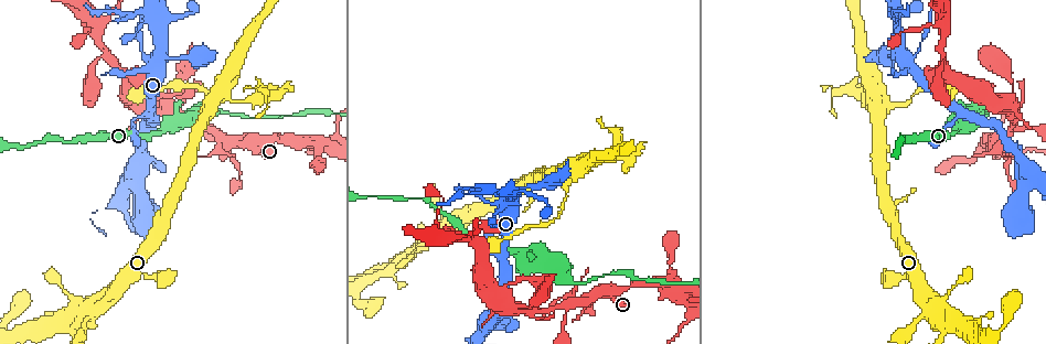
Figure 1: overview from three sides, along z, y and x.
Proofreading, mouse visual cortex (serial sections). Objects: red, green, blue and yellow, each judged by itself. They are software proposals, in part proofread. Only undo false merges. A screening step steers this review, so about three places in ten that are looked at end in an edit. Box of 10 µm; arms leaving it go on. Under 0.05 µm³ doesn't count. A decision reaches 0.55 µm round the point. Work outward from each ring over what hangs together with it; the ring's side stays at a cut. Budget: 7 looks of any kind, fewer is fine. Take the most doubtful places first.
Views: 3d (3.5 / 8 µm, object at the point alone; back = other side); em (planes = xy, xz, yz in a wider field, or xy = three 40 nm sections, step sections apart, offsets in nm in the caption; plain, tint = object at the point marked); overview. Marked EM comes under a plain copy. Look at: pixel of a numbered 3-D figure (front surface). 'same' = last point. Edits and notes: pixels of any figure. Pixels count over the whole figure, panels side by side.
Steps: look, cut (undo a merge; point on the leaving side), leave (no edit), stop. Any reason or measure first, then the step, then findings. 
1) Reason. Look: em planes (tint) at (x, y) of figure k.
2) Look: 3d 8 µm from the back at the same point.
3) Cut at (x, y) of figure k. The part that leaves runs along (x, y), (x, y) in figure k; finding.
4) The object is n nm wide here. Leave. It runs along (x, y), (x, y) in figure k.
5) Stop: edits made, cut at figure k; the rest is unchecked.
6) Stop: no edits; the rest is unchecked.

Narrows sharply. Look: 3d 3.5 µm at (222, 92) of figure 1.

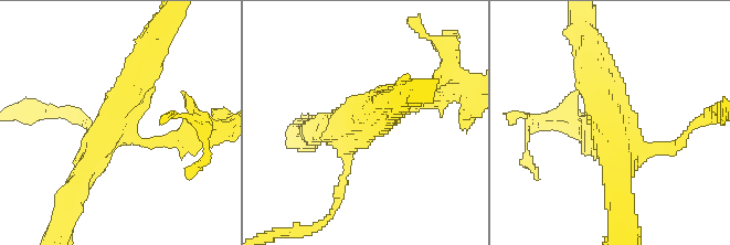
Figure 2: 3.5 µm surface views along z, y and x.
3 arms meet here; the arms are 100, 350, 450 nm wide. Look: em planes (tint) at (115, 122) of figure 2.

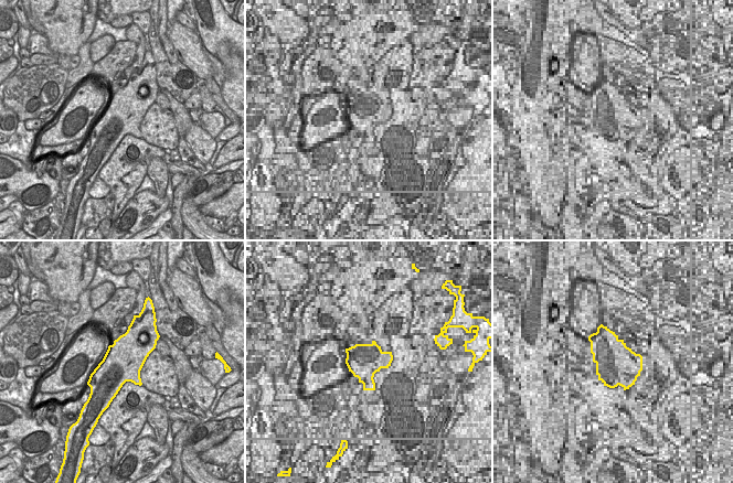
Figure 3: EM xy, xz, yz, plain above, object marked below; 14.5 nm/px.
Cut at (586, 140) of figure 2. The part that leaves runs along (141, 140), (223, 130) in figure 2; two cells meet here.

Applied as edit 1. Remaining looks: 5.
Branch point. Look: 3d 8 µm at (157, 22) of figure 1.

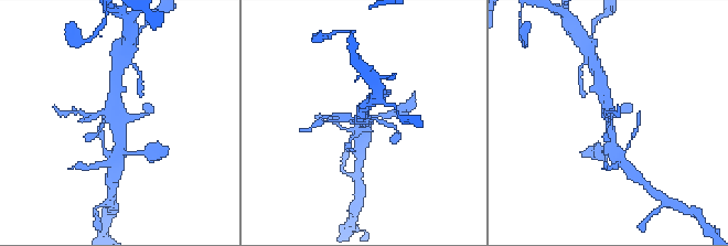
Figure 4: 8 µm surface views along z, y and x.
Need the tissue. Look: em xy step 1 (tint) at the same point.

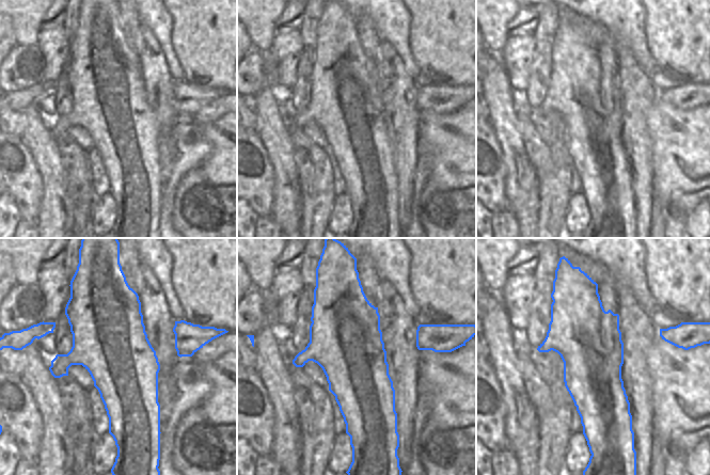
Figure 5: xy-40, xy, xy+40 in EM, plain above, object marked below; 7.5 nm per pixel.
Leave. It runs along (118, 152), (116, 120), (86, 115) in figure 4; one cell here.

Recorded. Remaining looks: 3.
A fork. Look: 3d 3.5 µm at (208, 131) of figure 1.

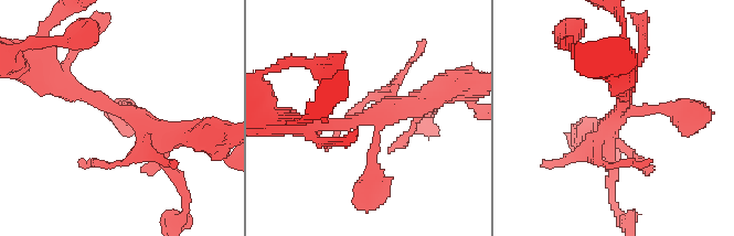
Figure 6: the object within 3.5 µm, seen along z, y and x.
Now the EM. Look: em xy step 3 (tint) at (368, 119) of figure 6.

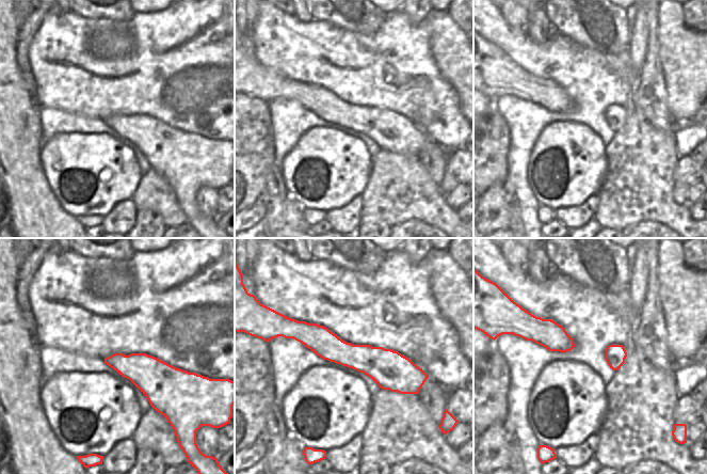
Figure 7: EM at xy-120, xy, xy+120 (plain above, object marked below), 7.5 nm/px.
Leave. It runs along (288, 333), (422, 376) in figure 7; one cell here.

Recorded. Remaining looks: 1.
Stop: edits made, cut at figure 2; the rest is unchecked.

